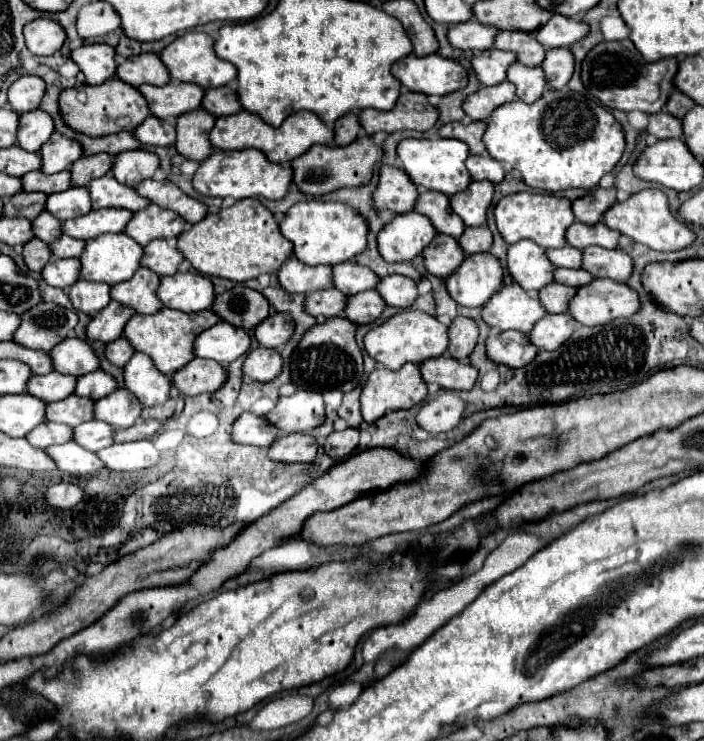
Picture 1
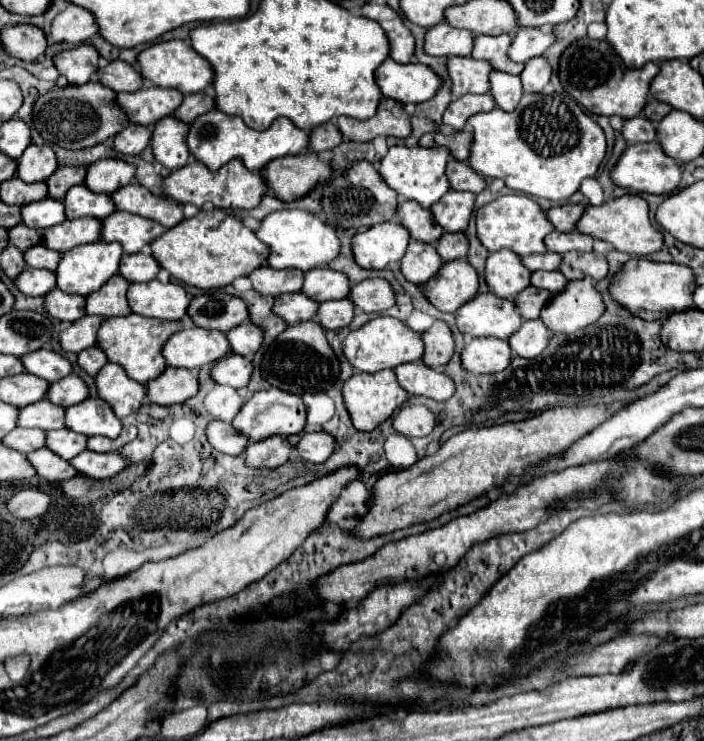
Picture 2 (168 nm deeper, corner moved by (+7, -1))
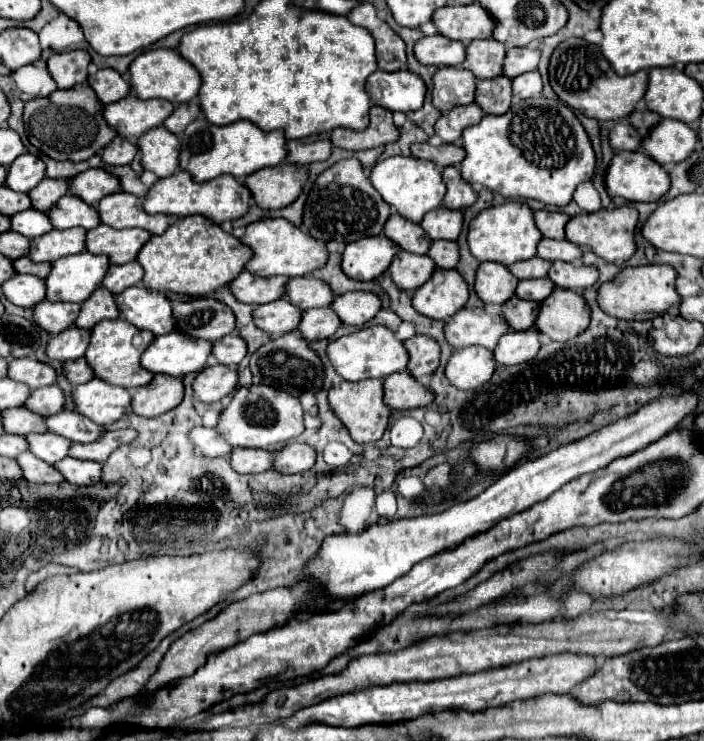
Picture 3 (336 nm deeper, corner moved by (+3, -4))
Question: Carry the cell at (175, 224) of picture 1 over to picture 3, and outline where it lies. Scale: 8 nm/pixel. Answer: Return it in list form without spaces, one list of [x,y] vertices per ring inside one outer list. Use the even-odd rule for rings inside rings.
[[[100,224],[86,234],[86,250],[92,254],[106,254],[112,264],[126,264],[136,260],[140,248],[150,240],[150,232],[142,228],[112,228]]]

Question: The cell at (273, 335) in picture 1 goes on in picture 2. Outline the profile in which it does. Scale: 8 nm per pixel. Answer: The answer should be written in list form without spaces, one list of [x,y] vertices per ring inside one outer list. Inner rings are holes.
[[[244,321],[236,329],[228,331],[226,339],[230,341],[232,353],[244,355],[244,357],[252,357],[260,349],[260,345],[262,345],[264,331],[258,325],[250,323],[250,321]]]

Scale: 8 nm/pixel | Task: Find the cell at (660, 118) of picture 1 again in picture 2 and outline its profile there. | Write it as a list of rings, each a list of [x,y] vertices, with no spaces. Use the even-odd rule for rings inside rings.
[[[632,117],[632,119],[624,121],[622,135],[628,145],[646,143],[646,141],[656,139],[656,129],[654,129],[654,123],[646,121],[646,117]]]

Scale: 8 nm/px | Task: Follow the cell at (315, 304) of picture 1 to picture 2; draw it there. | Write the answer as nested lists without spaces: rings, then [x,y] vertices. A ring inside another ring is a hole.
[[[286,293],[276,297],[274,301],[274,315],[282,317],[282,321],[286,321],[286,325],[294,325],[294,323],[302,323],[314,317],[318,309],[316,301],[310,301],[304,293]]]

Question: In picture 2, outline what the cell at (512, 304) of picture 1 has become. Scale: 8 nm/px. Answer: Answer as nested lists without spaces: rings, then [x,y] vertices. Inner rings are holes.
[[[482,293],[470,299],[456,313],[458,331],[472,337],[508,339],[522,325],[522,315],[514,303],[492,293]]]

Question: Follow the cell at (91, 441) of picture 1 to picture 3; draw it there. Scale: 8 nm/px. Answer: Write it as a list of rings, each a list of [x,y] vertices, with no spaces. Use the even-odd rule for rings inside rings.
[[[52,432],[50,434],[30,434],[26,436],[26,440],[30,444],[30,452],[48,464],[56,464],[58,460],[66,458],[72,446],[70,440],[58,434],[52,434]]]

